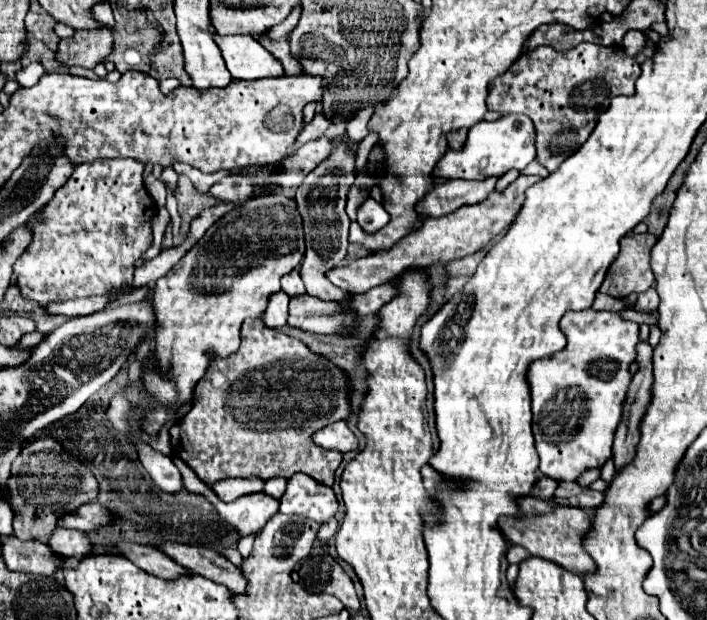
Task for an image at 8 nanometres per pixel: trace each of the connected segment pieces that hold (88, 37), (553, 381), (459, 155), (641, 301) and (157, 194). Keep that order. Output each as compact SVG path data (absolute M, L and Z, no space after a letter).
M77 30L73 38L59 42L57 58L71 66L95 68L111 52L113 36L109 30Z
M591 308L587 310L579 310L579 312L567 312L561 318L561 332L567 338L567 346L543 360L535 360L529 370L527 370L527 382L529 382L529 390L531 390L531 408L533 408L533 436L535 436L535 446L537 446L537 454L539 454L539 470L541 474L553 478L553 480L577 480L585 470L589 468L601 468L605 464L607 458L611 458L611 446L613 446L613 436L617 430L617 424L621 420L621 410L623 410L623 400L627 394L627 386L631 382L631 374L629 374L629 364L635 360L635 344L639 342L639 326L635 322L623 320L617 312L595 312Z
M501 116L495 122L479 122L469 130L465 148L461 152L449 150L435 166L433 176L437 178L467 178L483 180L487 176L503 176L505 172L517 168L523 170L531 160L535 160L535 130L529 116Z
M649 288L647 292L643 292L643 294L637 298L633 310L639 312L639 314L655 314L657 306L659 306L659 296L657 296L655 288Z
M150 173L145 179L145 188L153 198L157 207L163 207L166 203L167 188L164 182Z

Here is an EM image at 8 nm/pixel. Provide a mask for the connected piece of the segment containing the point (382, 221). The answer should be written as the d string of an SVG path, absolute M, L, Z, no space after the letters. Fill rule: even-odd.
M367 198L357 208L357 222L365 232L377 232L389 222L389 214L383 210L383 206L377 200Z

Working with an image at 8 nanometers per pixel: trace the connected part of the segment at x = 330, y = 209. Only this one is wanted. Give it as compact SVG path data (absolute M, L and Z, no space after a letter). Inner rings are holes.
M343 136L335 138L335 150L333 154L321 162L313 172L309 172L303 180L301 186L297 186L297 210L303 218L303 230L305 230L305 244L307 244L307 254L303 260L303 282L307 286L307 294L317 296L325 302L337 302L341 308L351 310L357 318L369 316L377 312L385 302L389 302L397 292L391 284L381 284L373 290L369 290L365 295L351 296L339 288L335 288L323 274L343 260L347 254L347 232L349 232L349 216L345 214L345 198L347 190L353 184L353 168L355 168L355 154L349 156L341 148Z

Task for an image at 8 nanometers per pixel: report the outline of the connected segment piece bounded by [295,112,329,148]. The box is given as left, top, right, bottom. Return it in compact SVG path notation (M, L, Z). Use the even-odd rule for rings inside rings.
M319 112L319 114L315 114L313 122L309 122L309 124L305 124L305 126L303 126L303 130L301 130L301 134L299 134L297 142L295 142L295 148L301 148L303 144L307 144L307 142L311 142L311 140L321 138L321 136L323 136L323 132L327 130L327 126L329 126L327 118L325 118L321 112Z

